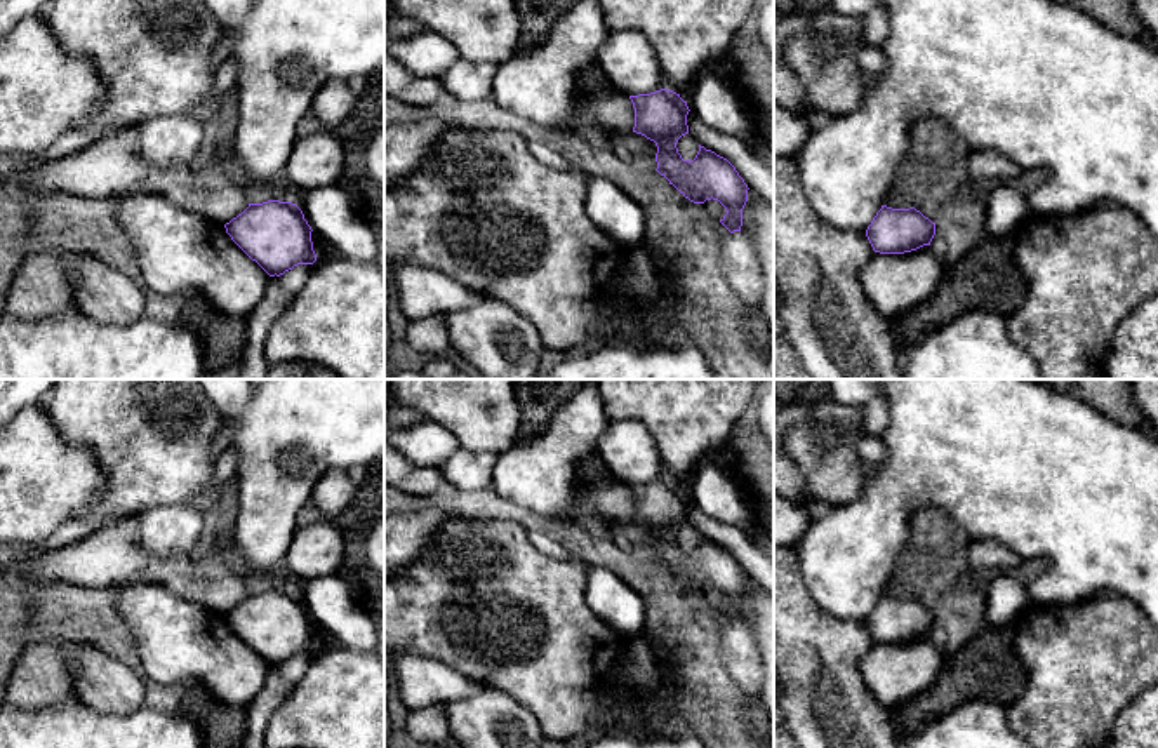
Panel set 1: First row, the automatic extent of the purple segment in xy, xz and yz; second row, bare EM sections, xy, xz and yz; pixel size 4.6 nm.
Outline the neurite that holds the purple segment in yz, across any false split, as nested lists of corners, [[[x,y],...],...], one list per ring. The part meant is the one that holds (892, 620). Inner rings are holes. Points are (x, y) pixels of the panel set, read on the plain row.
[[[882,595],[866,619],[875,642],[904,644],[930,635],[935,624],[935,612],[915,597],[892,598]]]

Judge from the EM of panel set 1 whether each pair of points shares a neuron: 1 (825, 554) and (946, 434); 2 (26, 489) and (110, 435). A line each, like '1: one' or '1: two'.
1: one
2: two

